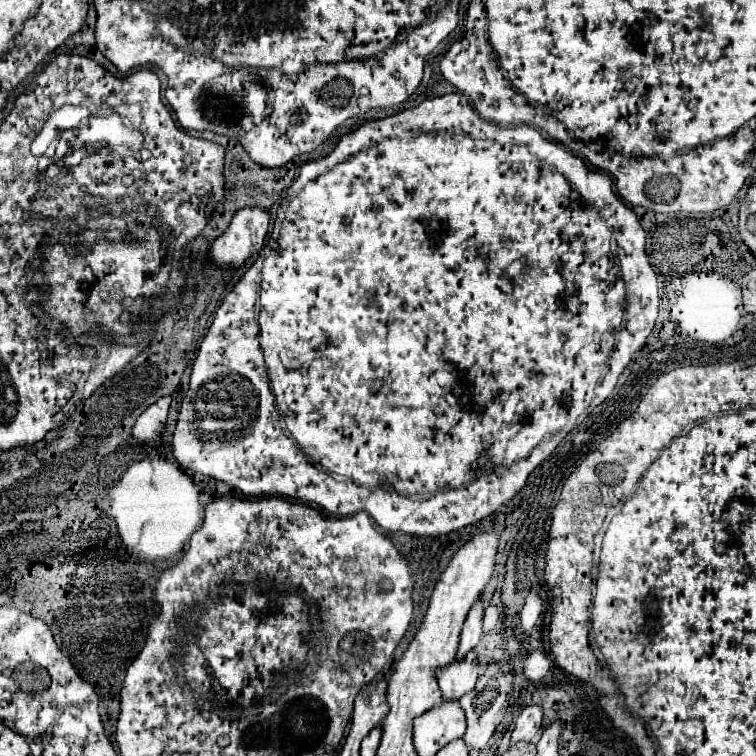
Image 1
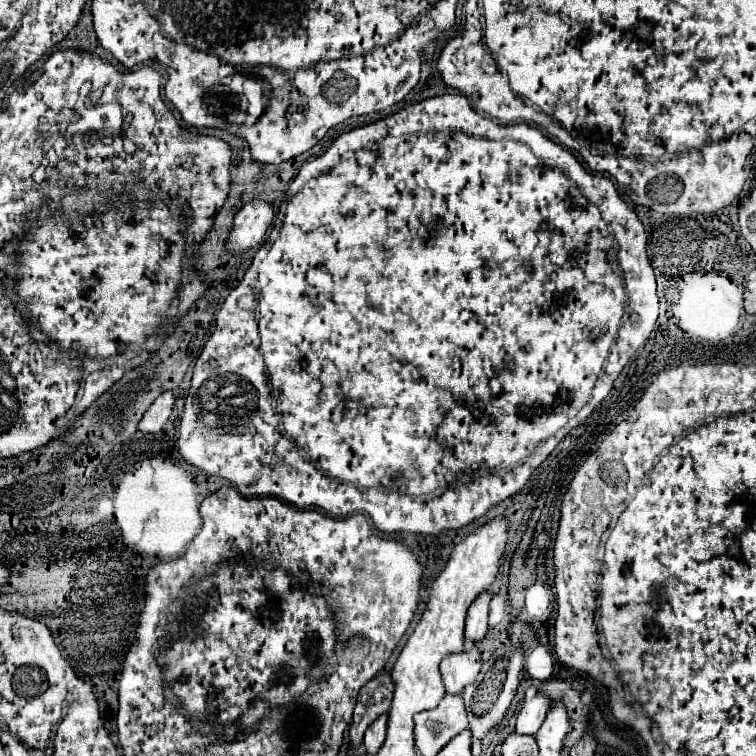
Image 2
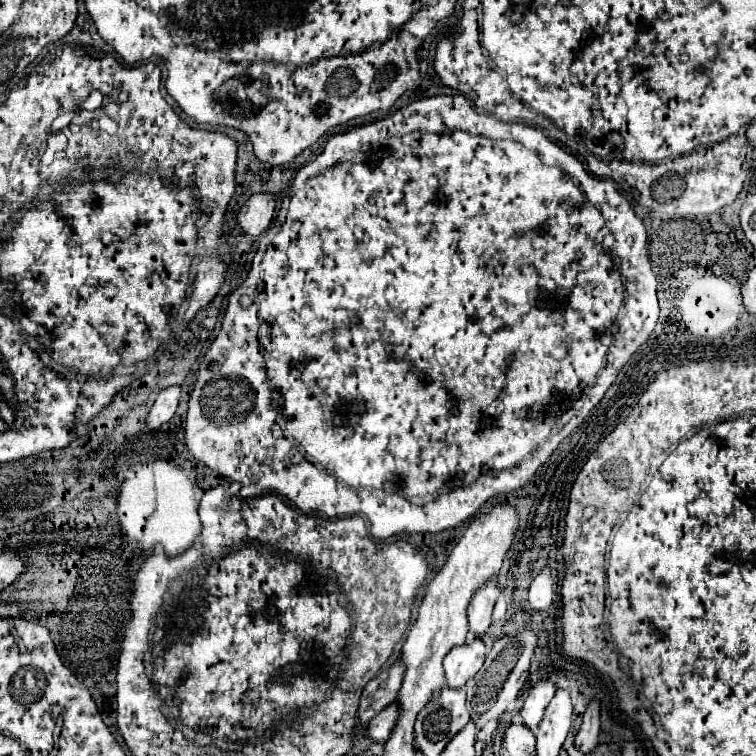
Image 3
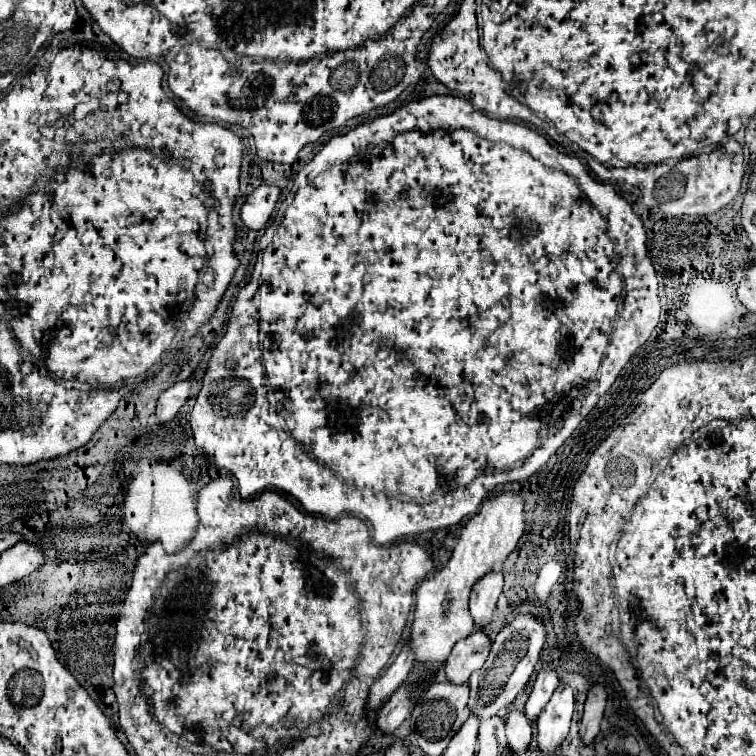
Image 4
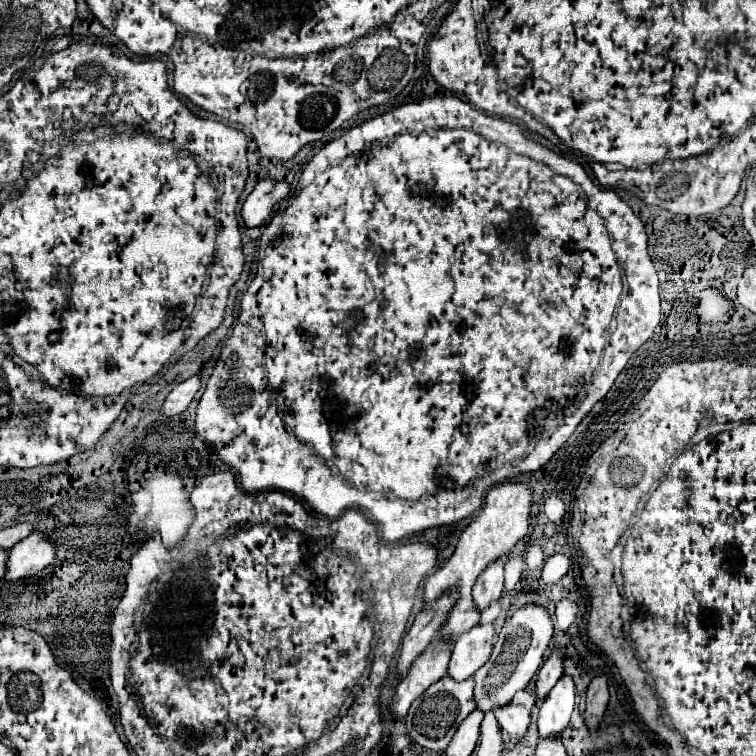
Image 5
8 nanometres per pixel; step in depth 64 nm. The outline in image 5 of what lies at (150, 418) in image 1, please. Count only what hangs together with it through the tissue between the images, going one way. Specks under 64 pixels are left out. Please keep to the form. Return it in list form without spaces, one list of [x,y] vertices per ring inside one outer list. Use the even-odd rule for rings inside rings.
[[[198,374],[192,376],[192,378],[188,378],[186,382],[180,382],[180,384],[168,394],[168,398],[166,398],[164,406],[162,406],[162,412],[164,412],[166,416],[182,414],[182,412],[188,408],[188,404],[194,400],[194,396],[196,396],[198,390],[200,390],[200,376],[198,376]]]

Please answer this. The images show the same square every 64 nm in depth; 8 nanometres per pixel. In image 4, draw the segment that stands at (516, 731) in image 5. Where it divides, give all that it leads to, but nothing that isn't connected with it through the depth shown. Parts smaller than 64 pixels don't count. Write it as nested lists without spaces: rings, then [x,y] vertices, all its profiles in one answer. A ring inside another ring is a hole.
[[[512,710],[504,718],[504,728],[506,728],[506,738],[514,754],[524,754],[528,750],[530,738],[532,738],[532,726],[530,720],[526,718],[524,710]]]

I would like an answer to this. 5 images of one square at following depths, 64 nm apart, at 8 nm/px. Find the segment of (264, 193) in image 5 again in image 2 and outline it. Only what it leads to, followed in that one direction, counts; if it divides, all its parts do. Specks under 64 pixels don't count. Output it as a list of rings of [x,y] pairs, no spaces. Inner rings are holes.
[[[250,200],[240,208],[234,216],[234,230],[228,236],[226,248],[232,254],[244,254],[250,248],[262,244],[266,230],[270,228],[274,218],[272,204],[266,200]]]

